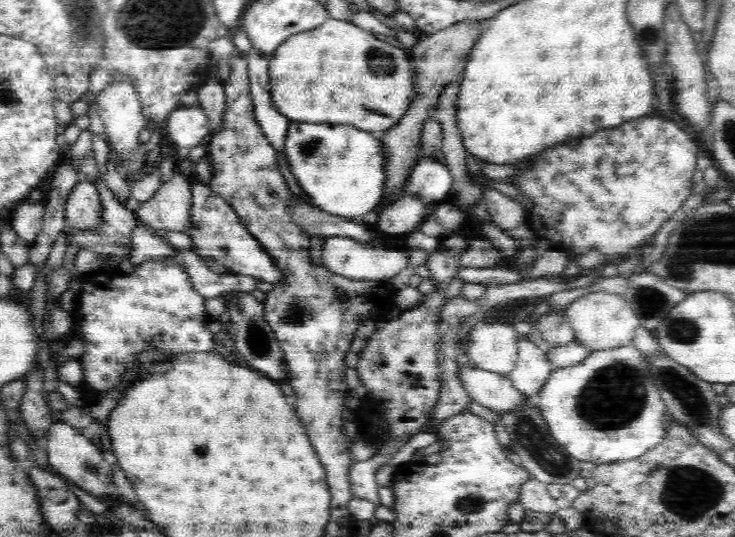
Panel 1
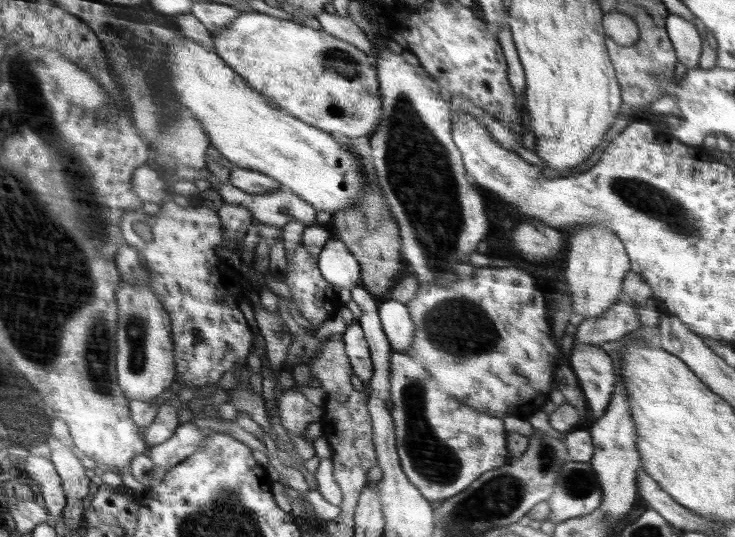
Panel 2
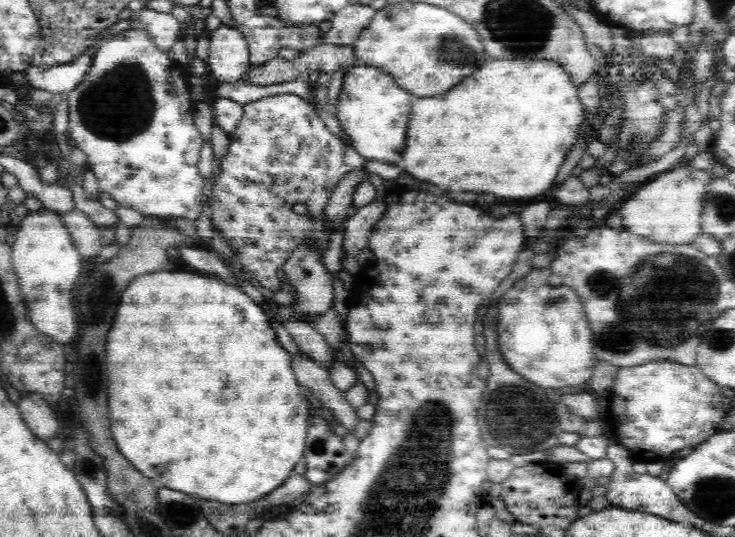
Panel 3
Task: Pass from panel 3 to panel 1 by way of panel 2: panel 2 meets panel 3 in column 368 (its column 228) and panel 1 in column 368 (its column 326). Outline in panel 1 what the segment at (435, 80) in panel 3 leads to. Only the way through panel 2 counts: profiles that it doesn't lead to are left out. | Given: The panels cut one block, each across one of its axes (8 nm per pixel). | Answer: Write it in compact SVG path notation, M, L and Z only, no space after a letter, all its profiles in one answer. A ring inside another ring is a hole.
M328 17L319 28L292 36L278 46L269 60L268 74L272 85L272 102L290 121L349 124L358 130L374 132L392 128L414 100L415 73L406 50L377 40L351 23Z

